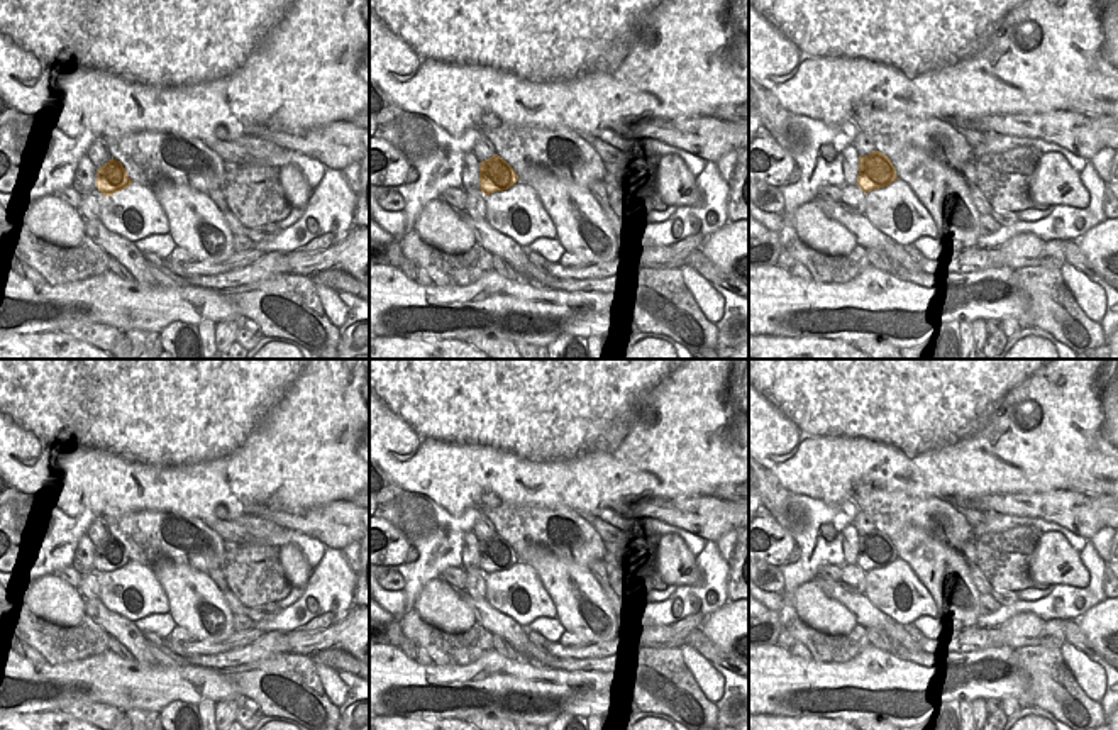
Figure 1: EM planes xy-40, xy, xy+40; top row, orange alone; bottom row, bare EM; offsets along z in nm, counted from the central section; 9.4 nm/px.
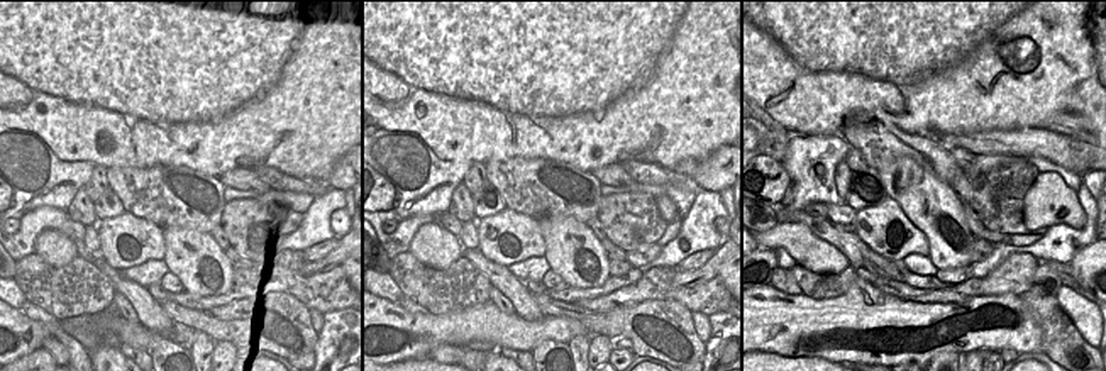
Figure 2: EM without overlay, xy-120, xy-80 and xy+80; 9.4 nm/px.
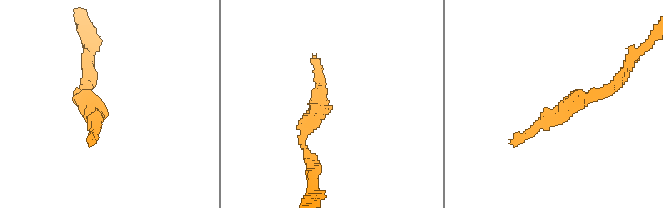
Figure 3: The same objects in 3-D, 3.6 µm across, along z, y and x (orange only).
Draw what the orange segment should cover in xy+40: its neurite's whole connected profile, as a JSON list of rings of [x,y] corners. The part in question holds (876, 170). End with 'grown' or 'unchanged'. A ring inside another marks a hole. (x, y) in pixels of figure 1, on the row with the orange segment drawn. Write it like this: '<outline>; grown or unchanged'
[[[874,149],[866,156],[859,156],[859,173],[855,185],[864,193],[884,188],[894,180],[898,180],[898,174],[891,159],[886,154]]]; unchanged

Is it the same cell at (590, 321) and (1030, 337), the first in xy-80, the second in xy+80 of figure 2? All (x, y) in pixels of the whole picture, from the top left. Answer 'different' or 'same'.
different

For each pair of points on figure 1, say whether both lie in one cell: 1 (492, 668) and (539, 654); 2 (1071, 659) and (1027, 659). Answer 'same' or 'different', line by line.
1: different
2: different

